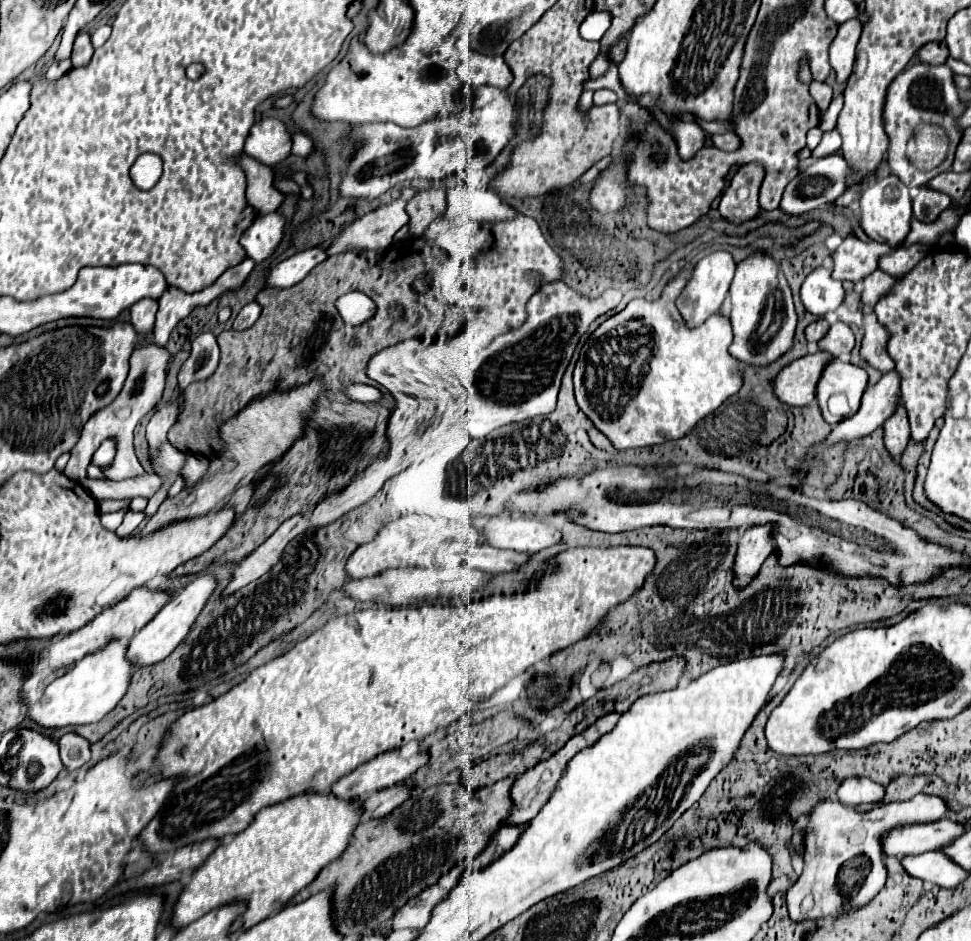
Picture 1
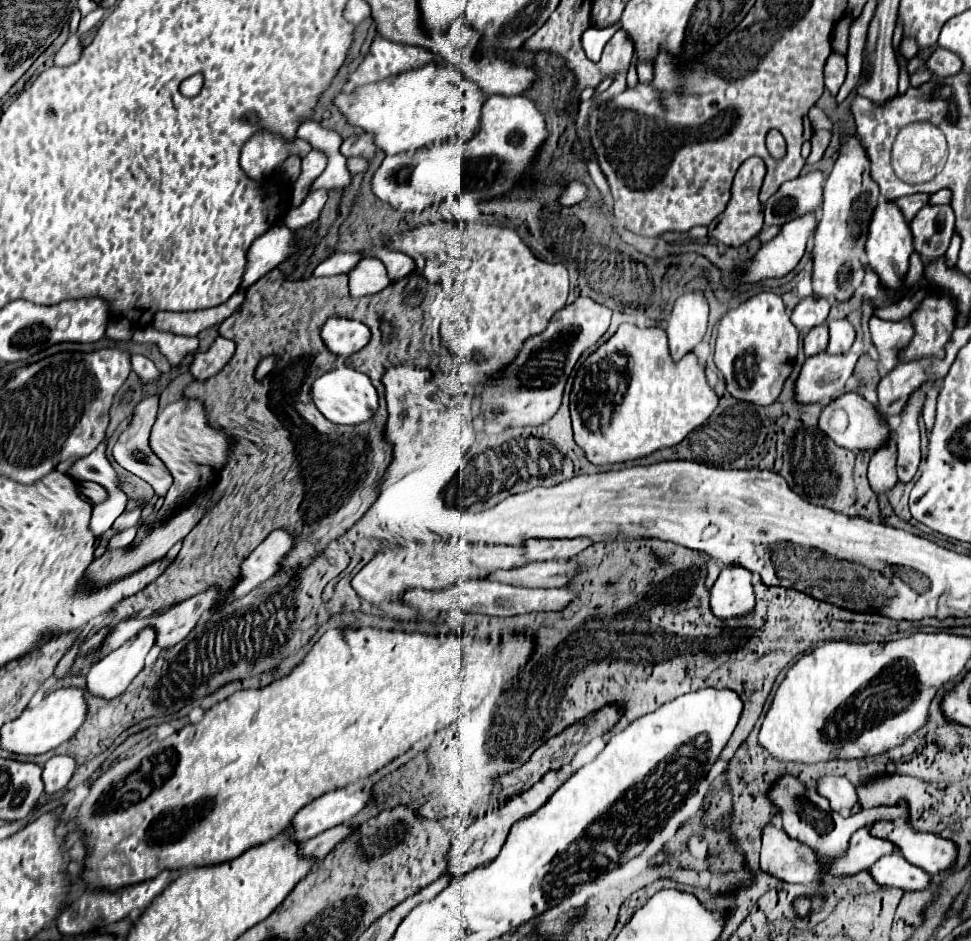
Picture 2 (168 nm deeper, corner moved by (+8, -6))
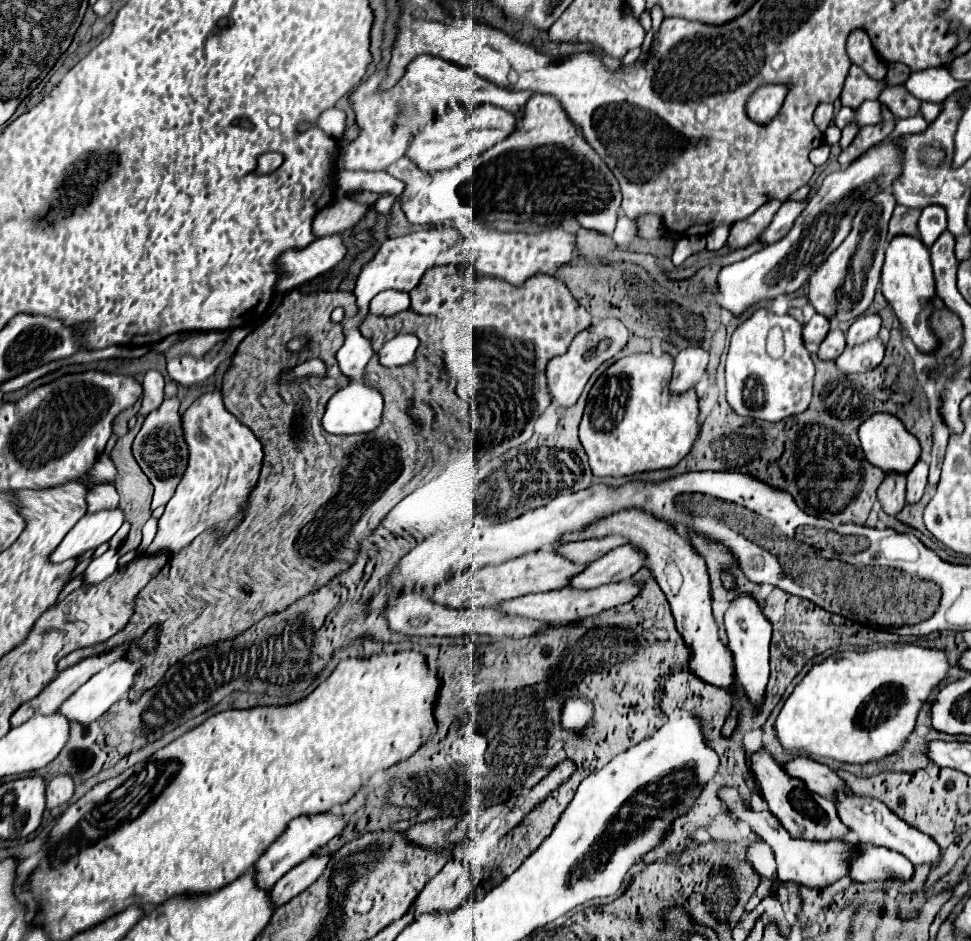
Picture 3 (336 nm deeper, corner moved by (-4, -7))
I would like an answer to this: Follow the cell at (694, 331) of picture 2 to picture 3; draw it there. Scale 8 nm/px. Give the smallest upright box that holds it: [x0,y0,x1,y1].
[670,346,708,394]

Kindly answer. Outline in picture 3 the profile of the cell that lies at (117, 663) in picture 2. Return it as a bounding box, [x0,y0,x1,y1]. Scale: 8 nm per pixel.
[62,658,138,724]

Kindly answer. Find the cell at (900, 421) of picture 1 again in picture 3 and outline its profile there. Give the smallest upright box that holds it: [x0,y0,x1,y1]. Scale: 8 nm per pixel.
[878,474,906,516]

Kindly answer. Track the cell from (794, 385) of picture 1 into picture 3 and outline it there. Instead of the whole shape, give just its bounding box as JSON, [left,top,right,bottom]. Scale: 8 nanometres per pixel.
[836,338,884,374]

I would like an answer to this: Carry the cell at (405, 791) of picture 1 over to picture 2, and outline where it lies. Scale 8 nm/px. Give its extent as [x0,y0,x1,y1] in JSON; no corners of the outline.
[298,825,352,861]

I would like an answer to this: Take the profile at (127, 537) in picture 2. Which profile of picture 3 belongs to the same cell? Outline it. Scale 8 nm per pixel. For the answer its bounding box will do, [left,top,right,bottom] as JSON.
[84,548,120,584]

